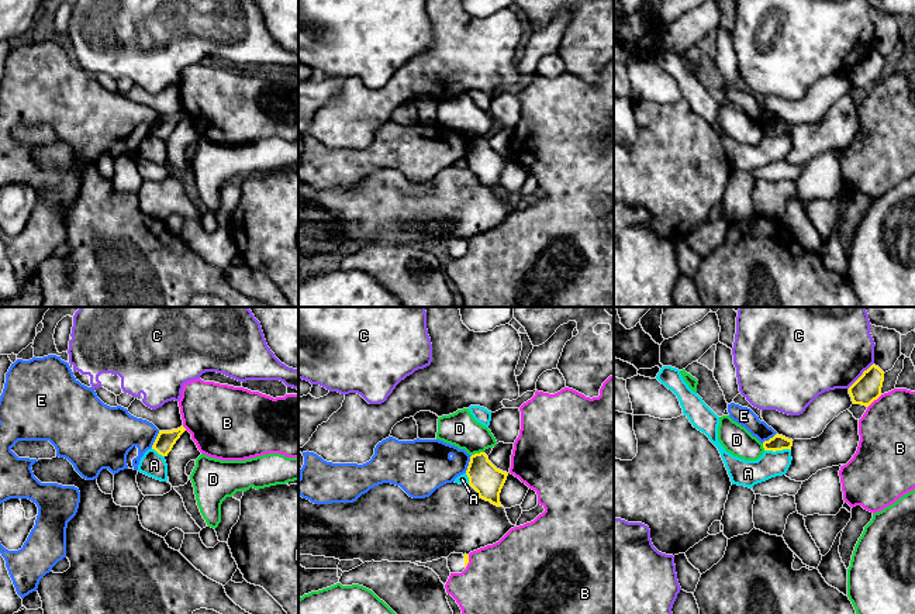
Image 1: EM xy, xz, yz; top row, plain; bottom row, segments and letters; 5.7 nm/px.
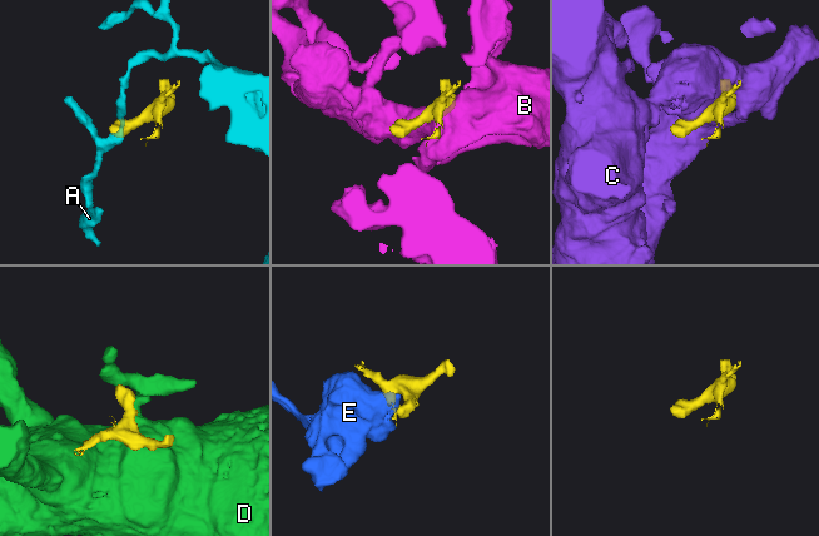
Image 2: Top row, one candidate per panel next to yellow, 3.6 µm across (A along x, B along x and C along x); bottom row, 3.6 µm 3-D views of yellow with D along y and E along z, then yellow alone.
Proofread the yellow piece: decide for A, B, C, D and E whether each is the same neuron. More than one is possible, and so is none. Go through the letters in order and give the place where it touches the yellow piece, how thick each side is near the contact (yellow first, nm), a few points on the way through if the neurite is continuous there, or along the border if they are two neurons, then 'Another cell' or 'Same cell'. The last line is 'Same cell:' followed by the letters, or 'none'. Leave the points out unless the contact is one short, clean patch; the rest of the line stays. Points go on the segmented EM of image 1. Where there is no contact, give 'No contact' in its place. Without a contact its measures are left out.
A: Touches yellow at yz (777, 449). Thickness 90 nm (yellow) against 150 nm. Boundary: yz (790, 449), (765, 451). Another cell
B: Touches yellow at yz (874, 399). Thickness 160 nm (yellow) against 320 nm. Another cell
C: Touches yellow at yz (860, 376). Thickness 160 nm (yellow) against 480 nm. Another cell
D: Touches yellow at xz (477, 454). Thickness 180 nm (yellow) against 190 nm. Boundary: xz (483, 451), (472, 455). Another cell
E: Touches yellow at xz (469, 464). Thickness 180 nm (yellow) against 300 nm. Another cell
Same cell: none

